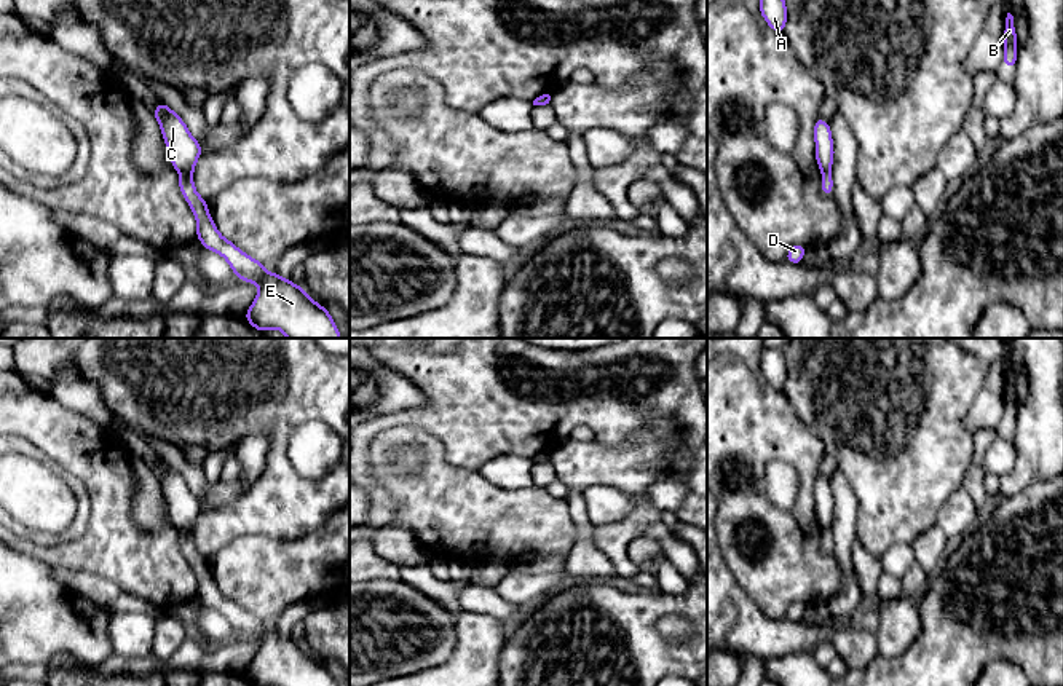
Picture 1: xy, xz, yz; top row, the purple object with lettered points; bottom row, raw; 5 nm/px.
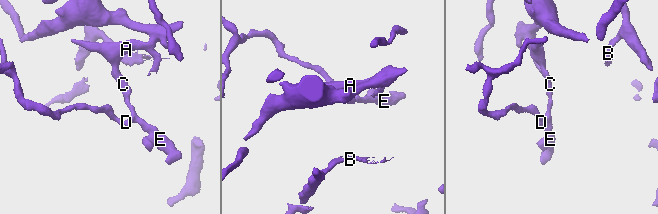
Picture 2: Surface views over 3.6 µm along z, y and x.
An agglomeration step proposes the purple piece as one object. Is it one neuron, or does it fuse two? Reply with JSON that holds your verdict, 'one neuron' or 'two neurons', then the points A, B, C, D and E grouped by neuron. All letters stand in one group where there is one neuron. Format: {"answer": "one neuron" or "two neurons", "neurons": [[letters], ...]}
{"answer": "one neuron", "neurons": [["A", "B", "C", "D", "E"]]}

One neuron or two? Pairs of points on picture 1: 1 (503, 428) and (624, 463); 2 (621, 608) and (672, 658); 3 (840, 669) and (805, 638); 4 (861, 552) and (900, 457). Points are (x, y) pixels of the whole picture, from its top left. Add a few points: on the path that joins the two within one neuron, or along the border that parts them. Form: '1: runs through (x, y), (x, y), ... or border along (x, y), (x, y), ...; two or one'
1: border along (644, 426), (636, 429), (623, 444), (604, 447); two
2: runs through (631, 621), (659, 650); one
3: border along (837, 654), (849, 669); two
4: border along (856, 538), (878, 559); two

